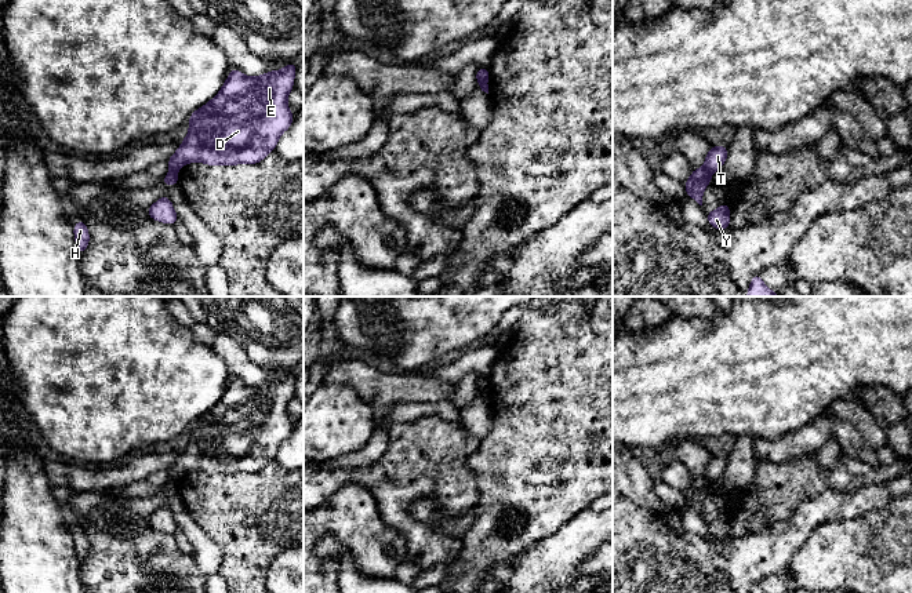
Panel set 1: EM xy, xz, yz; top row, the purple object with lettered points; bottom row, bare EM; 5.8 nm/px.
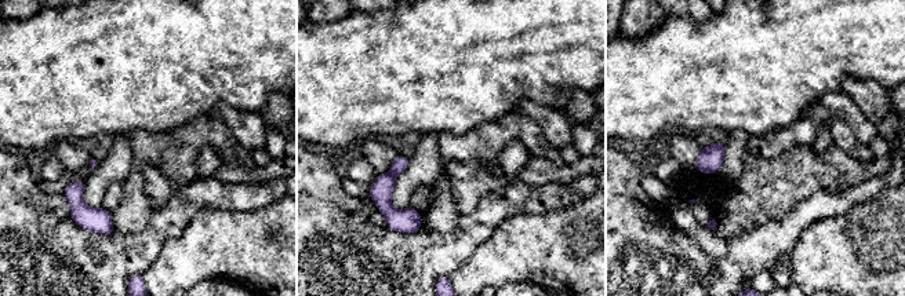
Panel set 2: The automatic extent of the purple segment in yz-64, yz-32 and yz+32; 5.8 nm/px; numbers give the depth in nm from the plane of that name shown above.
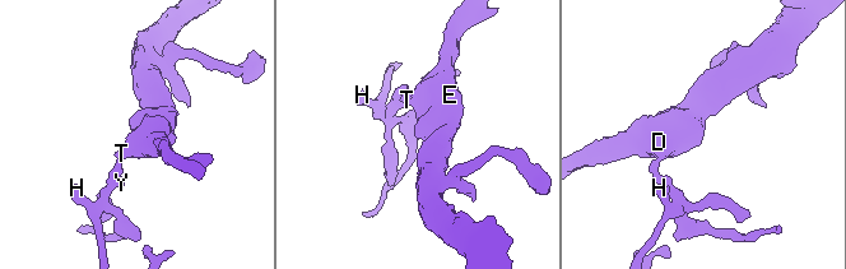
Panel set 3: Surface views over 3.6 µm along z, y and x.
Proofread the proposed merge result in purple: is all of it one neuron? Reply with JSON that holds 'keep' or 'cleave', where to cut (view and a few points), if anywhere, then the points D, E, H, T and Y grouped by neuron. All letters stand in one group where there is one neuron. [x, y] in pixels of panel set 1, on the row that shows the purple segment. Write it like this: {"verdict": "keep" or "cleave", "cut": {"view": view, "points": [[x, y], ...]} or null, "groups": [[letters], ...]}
{"verdict": "cleave", "cut": {"view": "xy", "points": [[170, 167], [177, 171]]}, "groups": [["D", "E", "T"], ["H", "Y"]]}

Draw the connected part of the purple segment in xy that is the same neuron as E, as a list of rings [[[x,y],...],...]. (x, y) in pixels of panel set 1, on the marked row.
[[[297,65],[248,77],[232,69],[219,92],[189,117],[189,131],[168,159],[171,170],[188,163],[257,164],[293,124],[287,98]]]

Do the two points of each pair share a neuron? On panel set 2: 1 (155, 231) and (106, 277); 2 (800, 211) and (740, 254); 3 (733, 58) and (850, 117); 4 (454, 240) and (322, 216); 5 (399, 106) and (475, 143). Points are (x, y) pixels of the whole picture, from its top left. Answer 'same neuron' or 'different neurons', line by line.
1: same neuron
2: same neuron
3: different neurons
4: same neuron
5: different neurons

